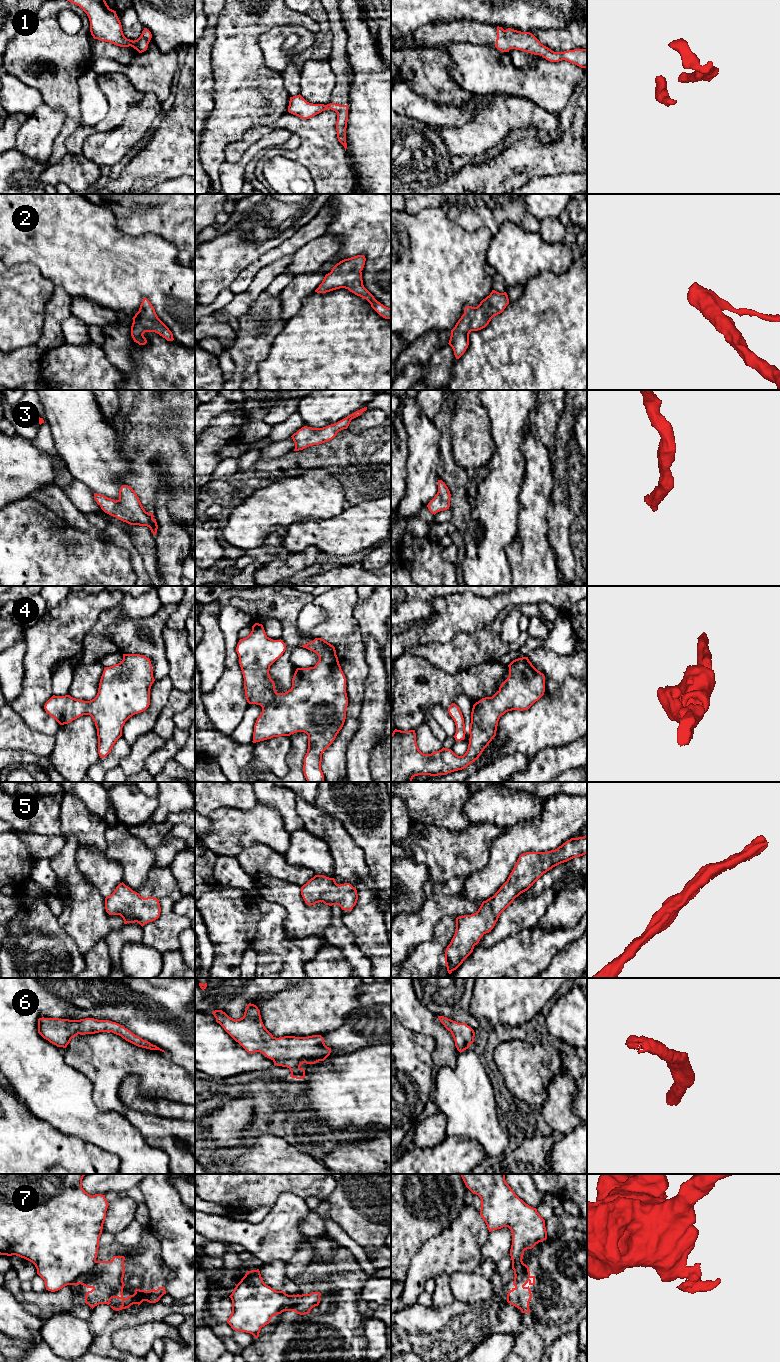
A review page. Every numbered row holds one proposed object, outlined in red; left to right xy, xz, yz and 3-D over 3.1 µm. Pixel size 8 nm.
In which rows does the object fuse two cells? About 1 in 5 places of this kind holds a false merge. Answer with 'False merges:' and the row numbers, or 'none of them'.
False merges: 7

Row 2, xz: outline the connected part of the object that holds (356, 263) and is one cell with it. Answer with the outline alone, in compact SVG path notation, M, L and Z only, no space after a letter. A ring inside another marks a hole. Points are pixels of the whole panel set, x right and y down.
M357 255L340 261L332 268L330 273L325 275L315 292L326 293L340 288L348 289L355 295L366 299L380 316L391 319L391 308L378 302L363 285L361 271L364 268L365 261L364 255Z

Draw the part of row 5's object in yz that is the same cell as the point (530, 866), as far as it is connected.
M587 835L571 838L555 850L521 854L507 881L494 896L483 901L476 913L456 918L456 931L445 951L448 973L463 963L484 934L491 932L500 914L516 897L553 867L585 854Z

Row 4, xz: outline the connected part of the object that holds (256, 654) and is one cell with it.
M255 623L251 633L240 639L236 652L244 678L246 700L249 704L262 707L262 712L254 725L253 743L273 737L290 736L297 732L308 735L308 749L304 757L303 771L307 782L324 782L321 770L322 754L335 740L346 719L348 697L346 678L333 645L321 638L302 645L315 652L319 661L314 667L297 668L292 678L292 687L285 693L277 693L275 683L271 679L270 666L279 659L286 650L286 644L273 640L266 635L262 624Z

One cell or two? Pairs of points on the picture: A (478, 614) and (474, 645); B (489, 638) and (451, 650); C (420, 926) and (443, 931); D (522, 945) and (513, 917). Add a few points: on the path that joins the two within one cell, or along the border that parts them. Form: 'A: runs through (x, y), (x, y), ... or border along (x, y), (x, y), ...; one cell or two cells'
A: border along (496, 618), (474, 631), (459, 632), (453, 637); two cells
B: runs through (480, 647), (460, 650); one cell
C: border along (455, 916), (445, 916), (434, 935), (418, 945); two cells
D: border along (531, 928), (525, 928), (496, 942); two cells

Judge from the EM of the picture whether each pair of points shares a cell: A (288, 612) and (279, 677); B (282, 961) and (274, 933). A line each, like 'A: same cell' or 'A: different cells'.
A: same cell
B: same cell

